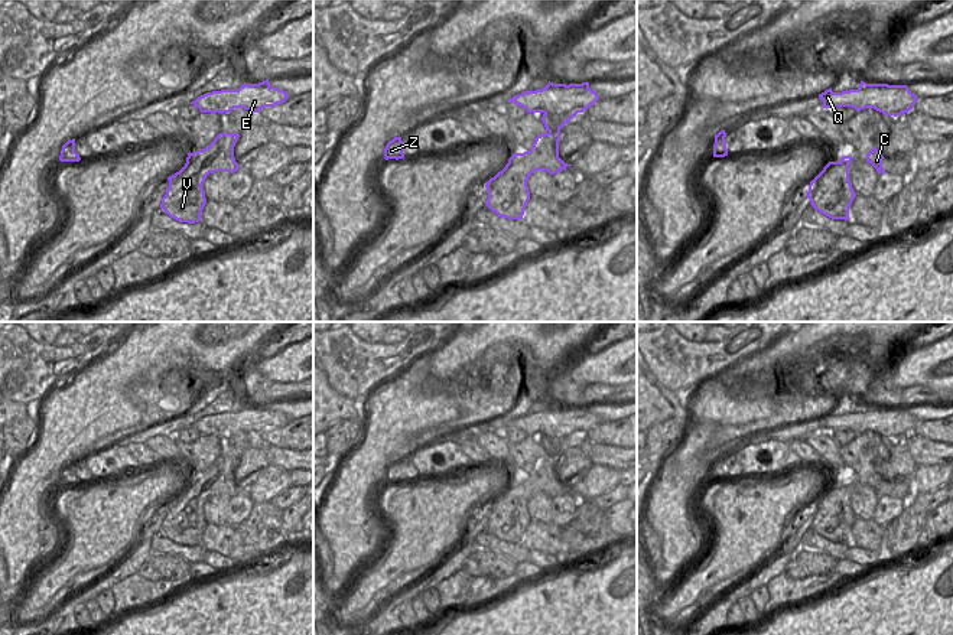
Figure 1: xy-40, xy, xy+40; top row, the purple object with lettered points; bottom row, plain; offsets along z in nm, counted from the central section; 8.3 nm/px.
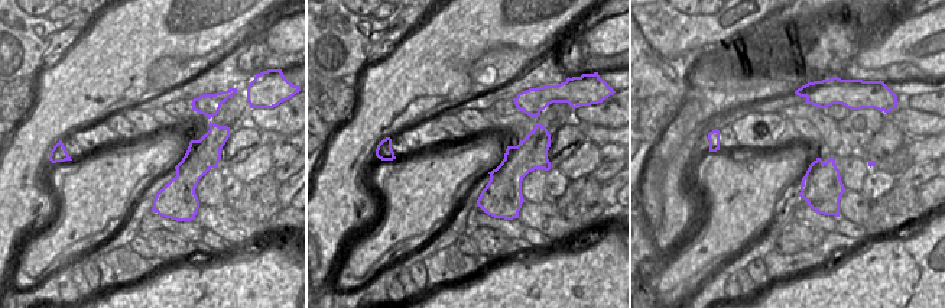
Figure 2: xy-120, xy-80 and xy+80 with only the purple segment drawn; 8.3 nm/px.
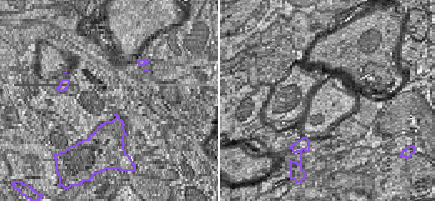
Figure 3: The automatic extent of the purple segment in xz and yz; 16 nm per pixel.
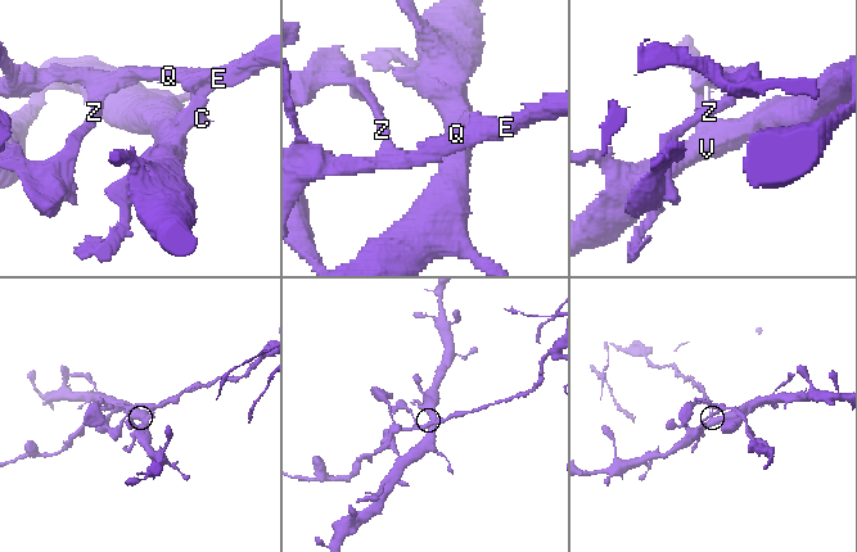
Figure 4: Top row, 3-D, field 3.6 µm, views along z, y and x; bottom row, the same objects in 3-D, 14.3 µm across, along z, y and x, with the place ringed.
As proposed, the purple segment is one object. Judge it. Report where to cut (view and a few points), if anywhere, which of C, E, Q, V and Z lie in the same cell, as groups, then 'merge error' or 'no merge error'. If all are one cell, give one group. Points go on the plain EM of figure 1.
cut in xy along (559, 452), (549, 455); C V / E Q Z; merge error

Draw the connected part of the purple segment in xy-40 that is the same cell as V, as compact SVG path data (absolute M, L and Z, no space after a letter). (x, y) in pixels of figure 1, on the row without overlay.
M219 456L202 473L188 476L185 489L169 499L169 511L162 521L160 531L179 546L195 547L201 544L206 527L202 511L206 499L215 495L234 496L240 492L234 481L238 456Z

